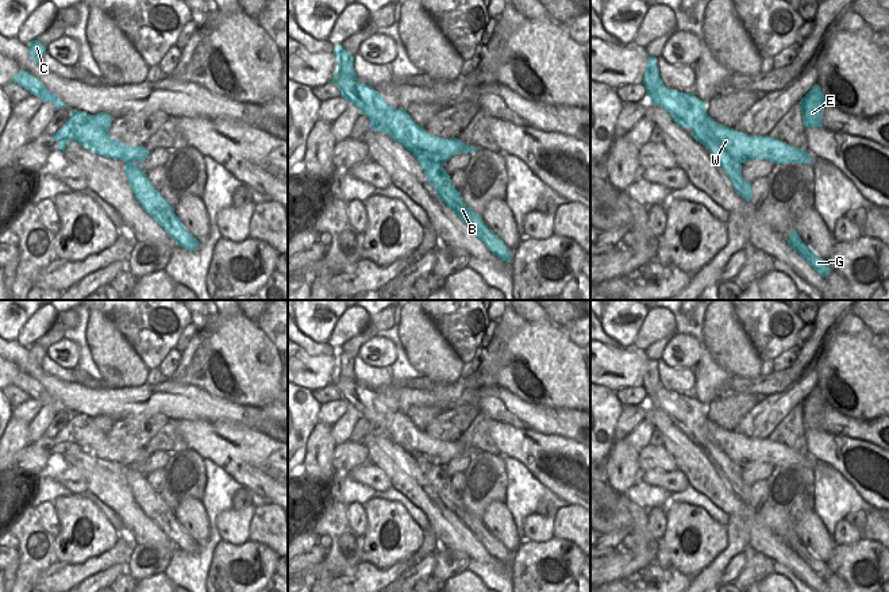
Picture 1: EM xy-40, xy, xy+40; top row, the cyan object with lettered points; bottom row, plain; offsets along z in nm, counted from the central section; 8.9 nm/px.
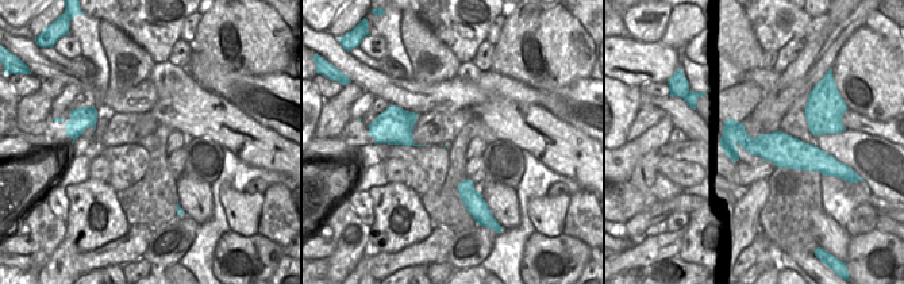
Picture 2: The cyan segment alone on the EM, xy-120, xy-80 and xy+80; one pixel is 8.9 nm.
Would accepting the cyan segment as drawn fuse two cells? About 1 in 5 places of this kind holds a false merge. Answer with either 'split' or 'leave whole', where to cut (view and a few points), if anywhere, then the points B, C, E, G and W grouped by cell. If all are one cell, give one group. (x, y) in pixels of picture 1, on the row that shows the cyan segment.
split; cut in xy+40 along (645, 76), (649, 84), (668, 89); B E G W / C

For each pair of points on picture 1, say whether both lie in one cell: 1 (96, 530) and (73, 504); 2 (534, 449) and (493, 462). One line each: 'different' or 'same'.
1: same
2: different

